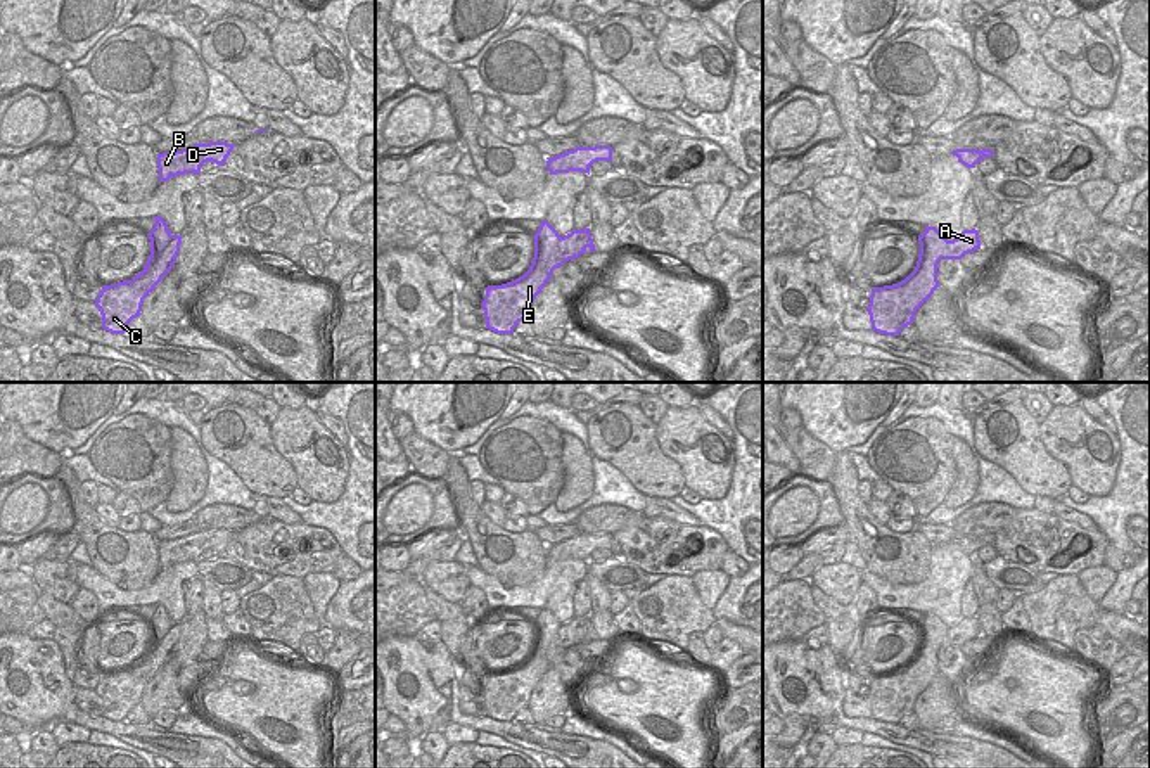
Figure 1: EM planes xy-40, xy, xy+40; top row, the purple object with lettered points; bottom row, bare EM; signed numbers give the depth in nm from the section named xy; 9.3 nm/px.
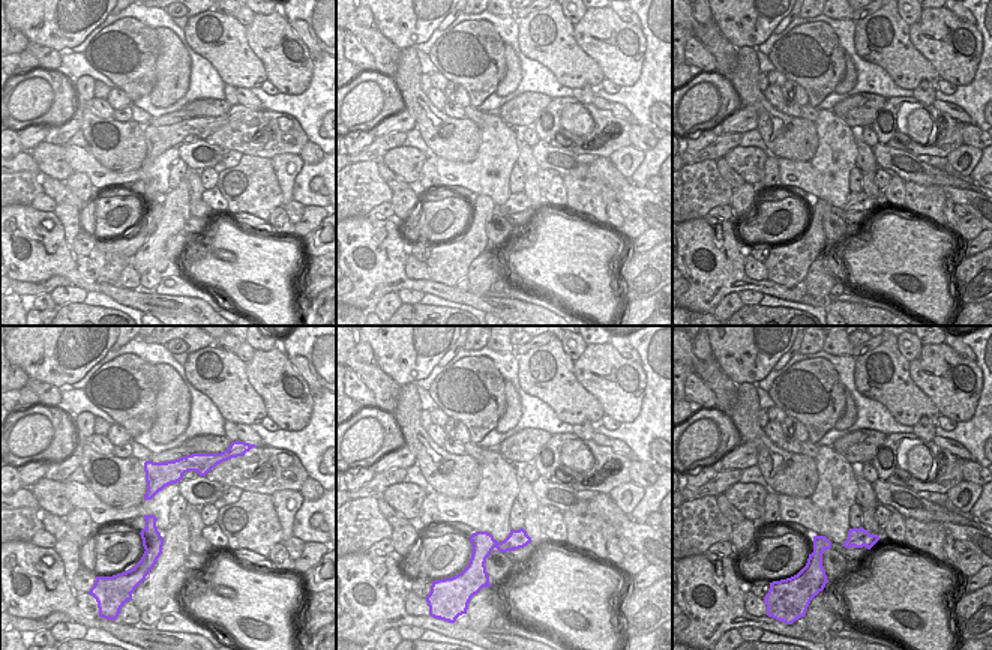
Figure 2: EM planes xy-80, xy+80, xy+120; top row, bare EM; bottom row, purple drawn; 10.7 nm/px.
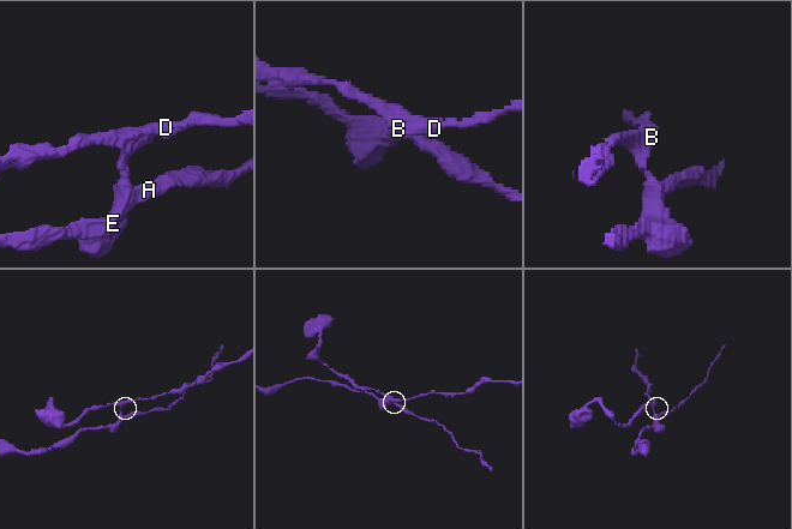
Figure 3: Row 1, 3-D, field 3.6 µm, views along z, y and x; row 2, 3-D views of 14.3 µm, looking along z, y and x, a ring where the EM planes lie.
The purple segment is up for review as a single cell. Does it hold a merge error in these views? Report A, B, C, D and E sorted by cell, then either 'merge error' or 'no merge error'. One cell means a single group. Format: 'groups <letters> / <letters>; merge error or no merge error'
groups A / B C D E; merge error

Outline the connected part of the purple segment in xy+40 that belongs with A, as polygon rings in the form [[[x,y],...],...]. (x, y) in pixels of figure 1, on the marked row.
[[[975,228],[963,230],[956,239],[948,242],[942,259],[962,259],[975,249],[981,249],[979,232]]]

